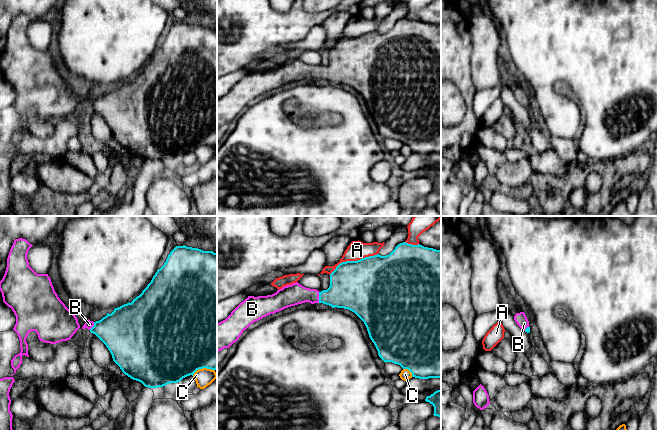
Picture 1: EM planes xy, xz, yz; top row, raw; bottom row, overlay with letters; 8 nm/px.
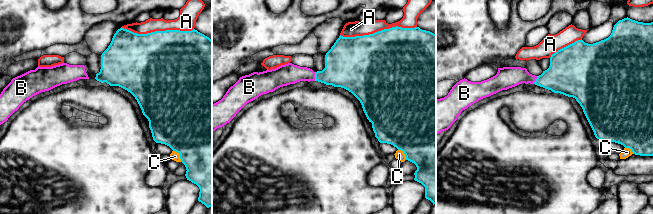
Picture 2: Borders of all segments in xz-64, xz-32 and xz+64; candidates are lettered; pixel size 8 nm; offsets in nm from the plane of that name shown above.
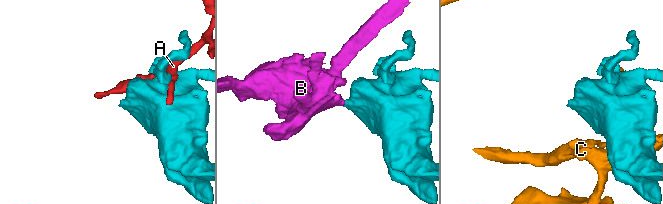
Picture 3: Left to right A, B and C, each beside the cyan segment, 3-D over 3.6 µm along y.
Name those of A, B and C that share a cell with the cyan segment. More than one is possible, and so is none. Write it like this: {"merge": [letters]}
{"merge": ["B"]}

